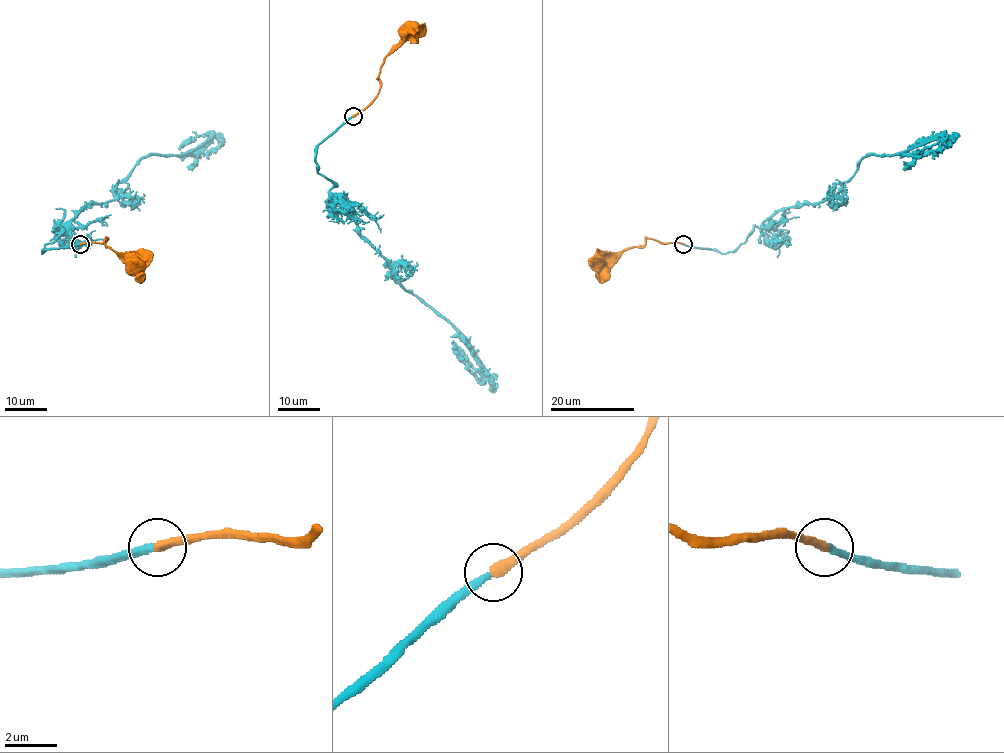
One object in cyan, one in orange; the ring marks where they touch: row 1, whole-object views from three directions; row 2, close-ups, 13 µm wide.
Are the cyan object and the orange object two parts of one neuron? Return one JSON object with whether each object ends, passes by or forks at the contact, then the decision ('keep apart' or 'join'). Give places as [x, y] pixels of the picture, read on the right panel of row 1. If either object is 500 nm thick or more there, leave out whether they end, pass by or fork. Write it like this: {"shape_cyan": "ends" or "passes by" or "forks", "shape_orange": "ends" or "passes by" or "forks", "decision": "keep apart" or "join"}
{"shape_cyan": "ends", "shape_orange": "ends", "decision": "join"}

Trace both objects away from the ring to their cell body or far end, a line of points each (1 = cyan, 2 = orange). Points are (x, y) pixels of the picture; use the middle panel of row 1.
1: (352, 116), (318, 147), (317, 168), (390, 275), (464, 340), (485, 378), (454, 345)
2: (353, 116), (377, 94), (381, 63), (408, 37), (408, 33)

